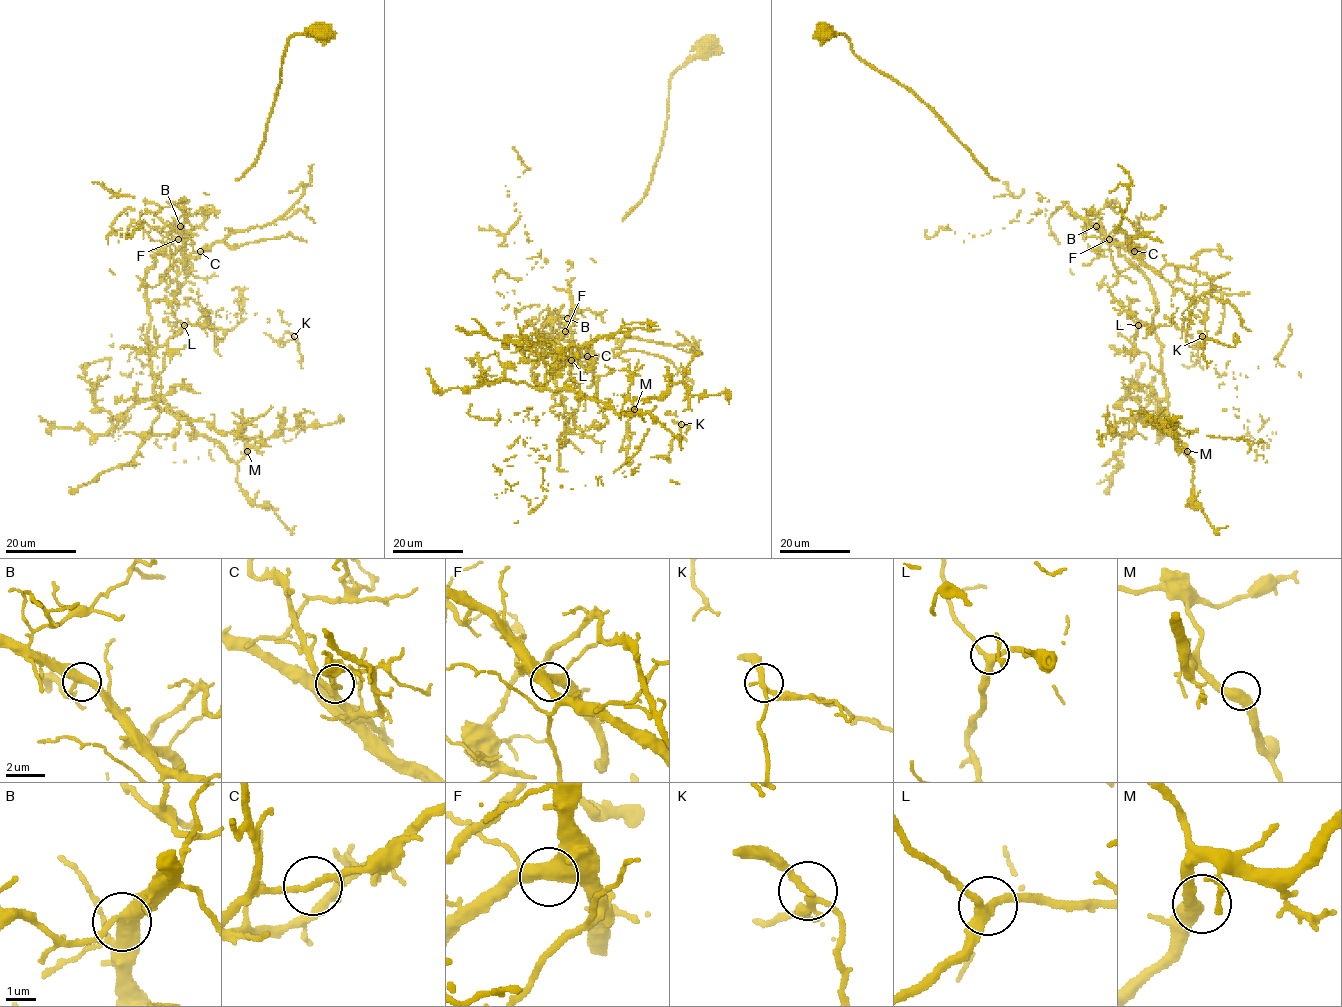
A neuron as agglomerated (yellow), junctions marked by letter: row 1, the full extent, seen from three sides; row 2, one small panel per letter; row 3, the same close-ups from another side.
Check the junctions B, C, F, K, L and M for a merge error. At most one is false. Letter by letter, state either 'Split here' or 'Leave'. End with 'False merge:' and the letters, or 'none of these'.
B: Leave
C: Split here
F: Leave
K: Leave
L: Leave
M: Leave
False merge: C

